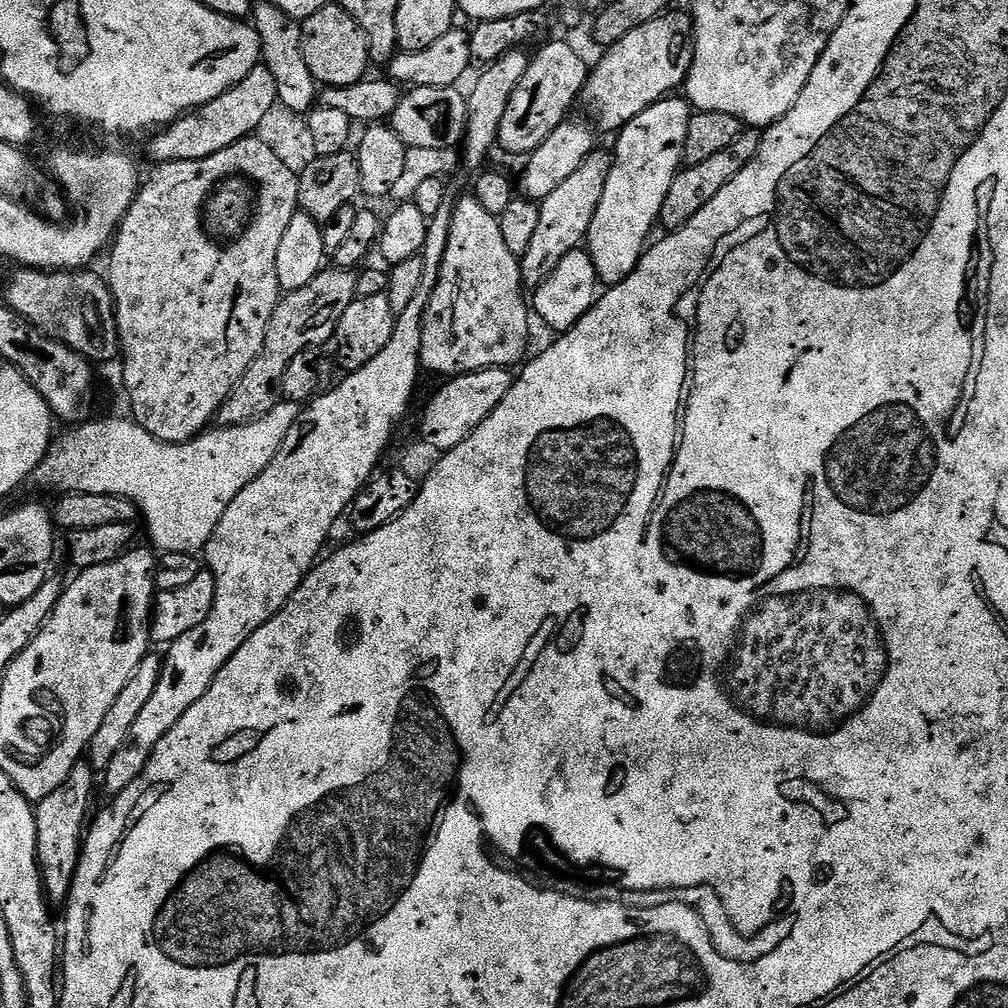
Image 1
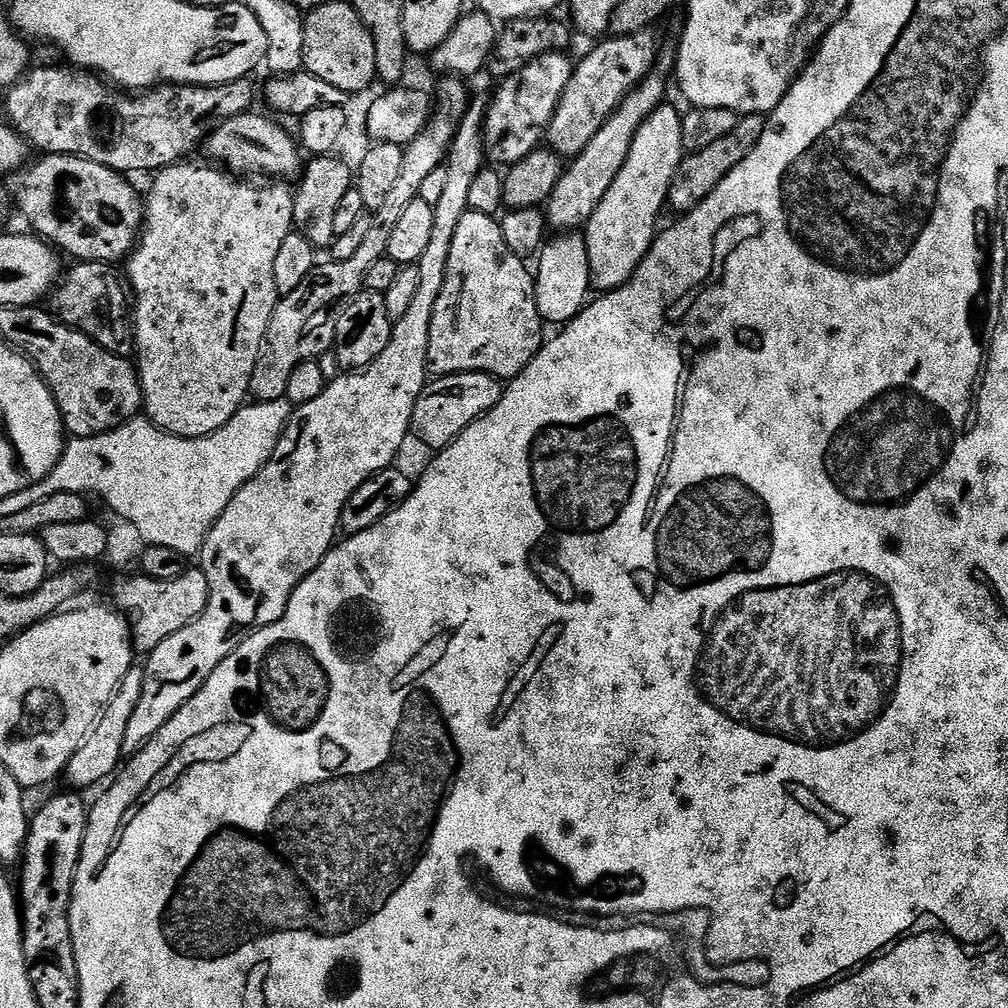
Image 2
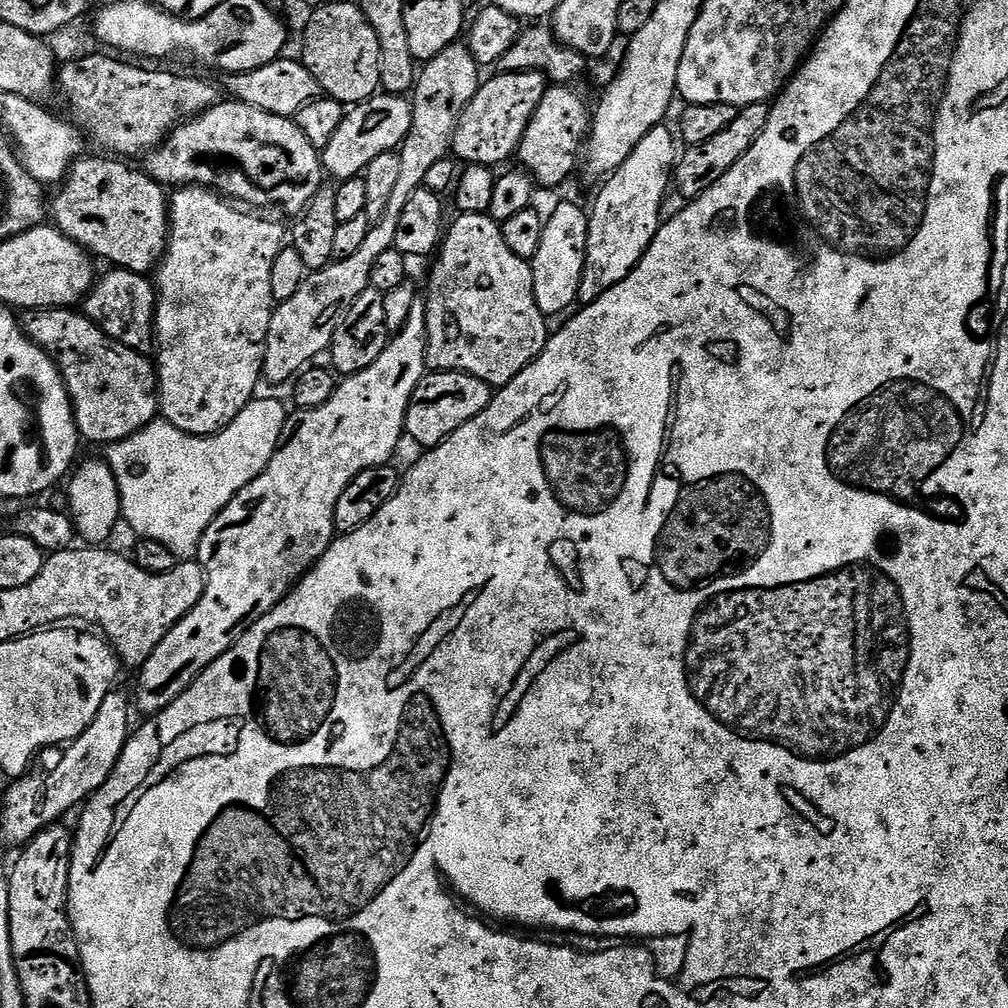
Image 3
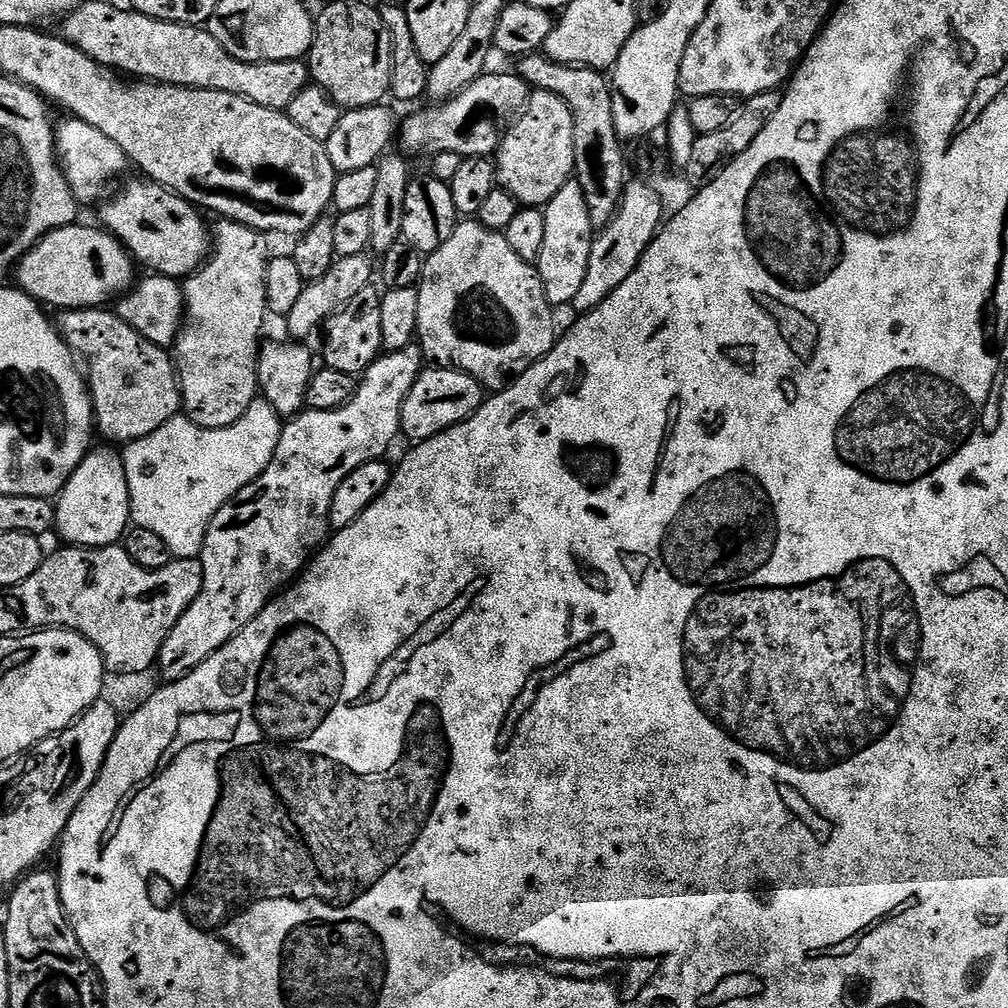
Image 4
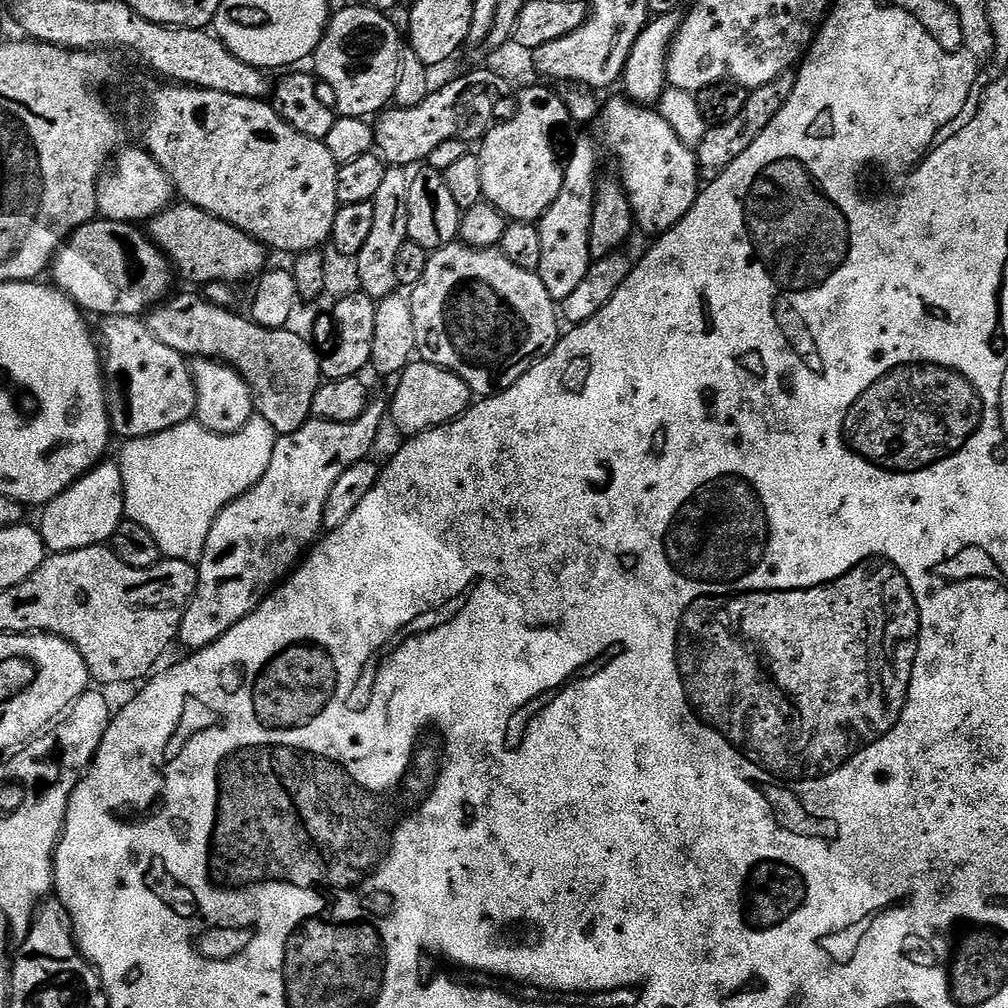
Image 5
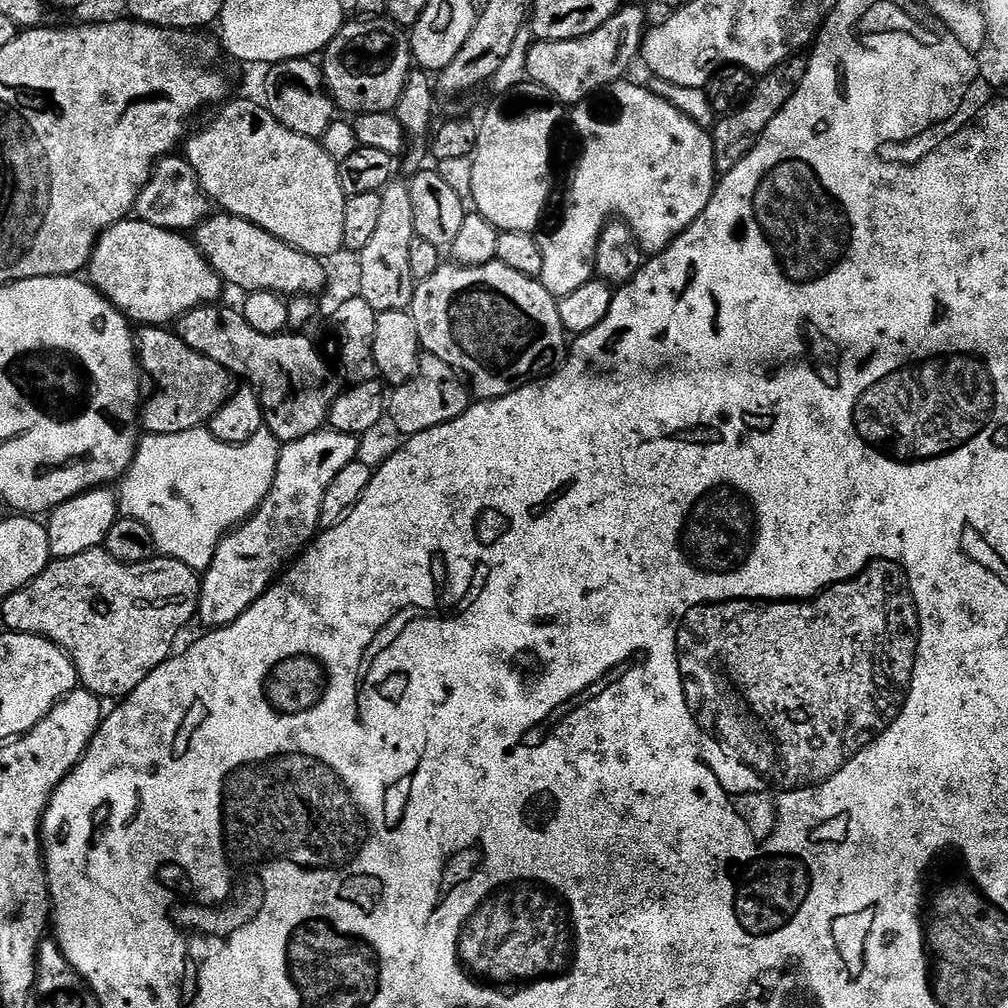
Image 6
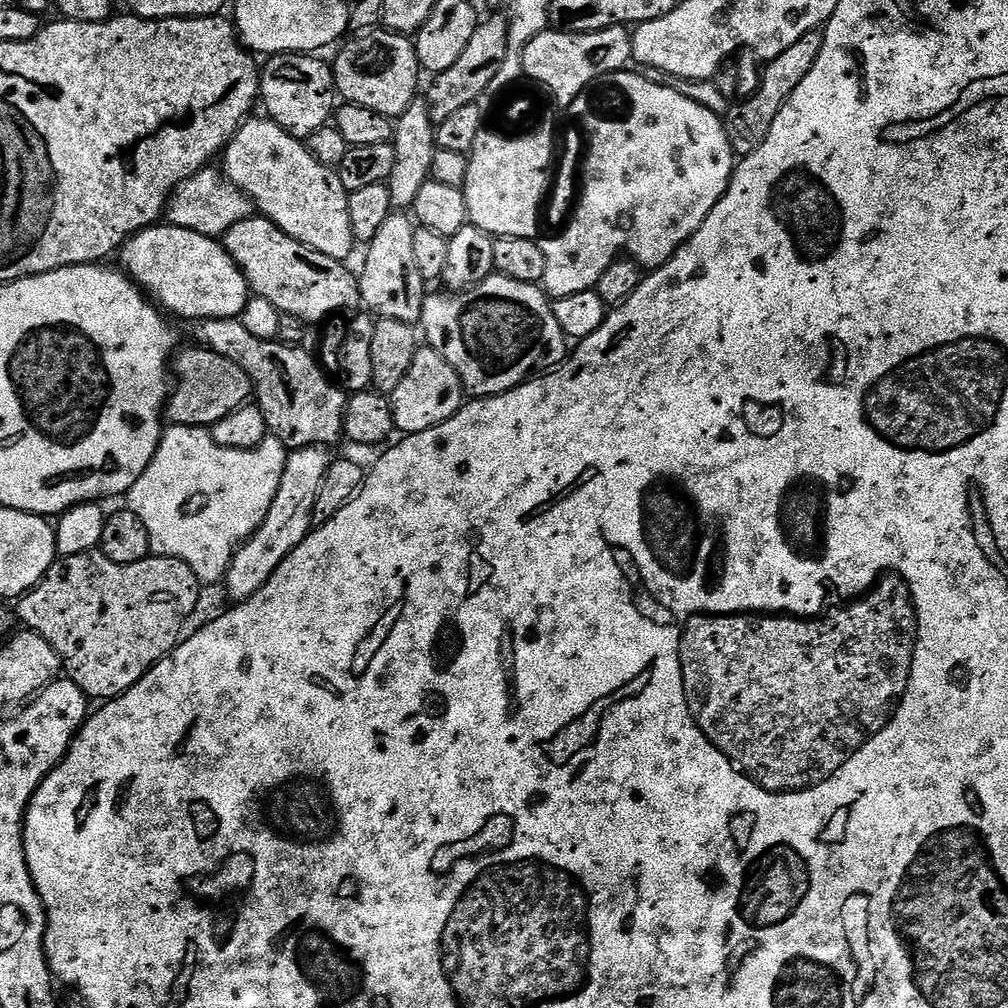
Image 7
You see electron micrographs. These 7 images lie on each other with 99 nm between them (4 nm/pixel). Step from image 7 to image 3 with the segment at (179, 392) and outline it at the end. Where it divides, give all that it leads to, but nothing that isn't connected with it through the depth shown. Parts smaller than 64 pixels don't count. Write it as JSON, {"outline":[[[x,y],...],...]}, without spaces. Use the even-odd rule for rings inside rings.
{"outline":[[[34,308],[25,311],[22,316],[22,327],[24,333],[27,334],[43,352],[47,352],[48,355],[51,356],[52,361],[56,364],[56,369],[62,374],[68,396],[72,399],[72,413],[76,419],[76,428],[80,431],[81,441],[88,443],[89,440],[90,443],[101,444],[101,446],[117,444],[120,440],[128,440],[138,430],[142,430],[147,424],[151,424],[153,420],[157,419],[160,410],[160,393],[156,391],[156,365],[145,353],[130,350],[130,346],[122,346],[122,342],[110,338],[97,324],[90,322],[83,311],[73,310],[72,308]]]}

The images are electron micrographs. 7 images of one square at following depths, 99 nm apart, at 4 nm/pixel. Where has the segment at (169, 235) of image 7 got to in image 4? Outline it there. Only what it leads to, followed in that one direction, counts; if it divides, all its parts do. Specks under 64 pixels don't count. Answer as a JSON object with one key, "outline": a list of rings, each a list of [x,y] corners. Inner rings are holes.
{"outline":[[[67,224],[40,239],[14,269],[20,291],[55,310],[98,308],[123,296],[134,284],[134,261],[111,232],[95,227]]]}

